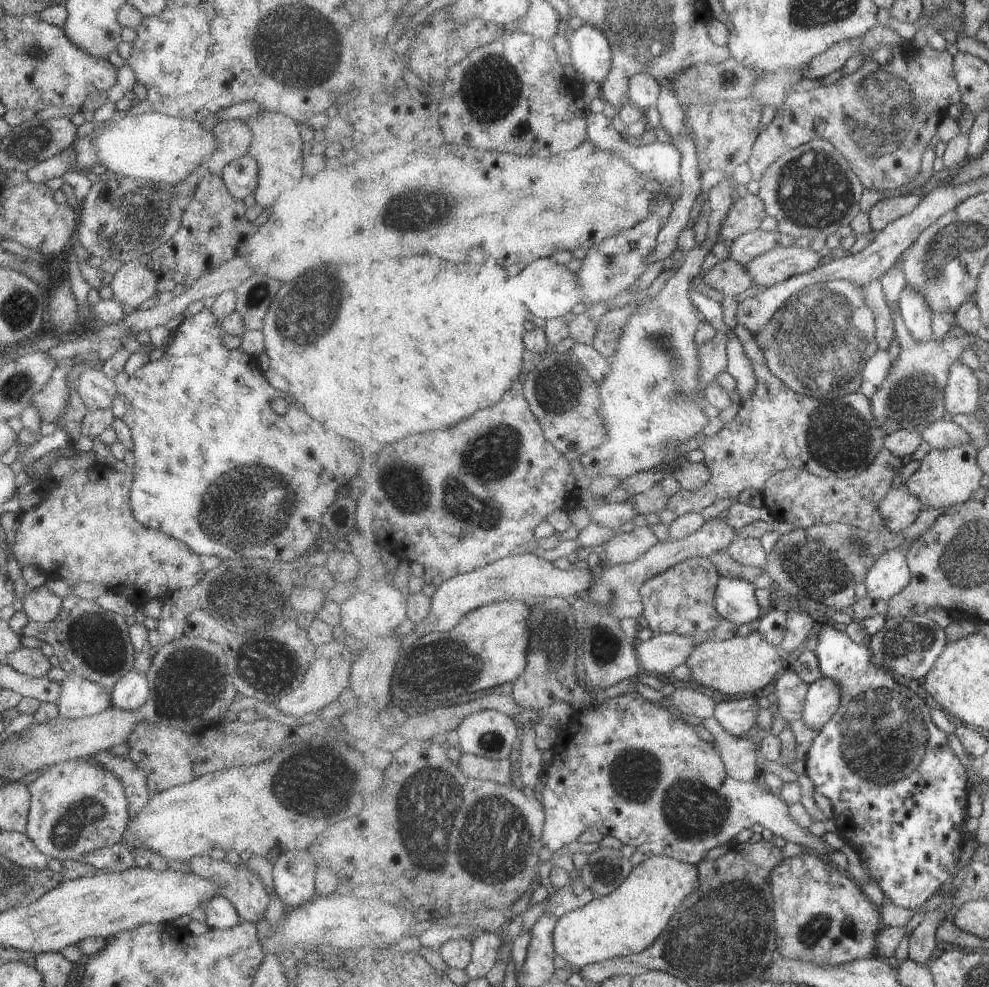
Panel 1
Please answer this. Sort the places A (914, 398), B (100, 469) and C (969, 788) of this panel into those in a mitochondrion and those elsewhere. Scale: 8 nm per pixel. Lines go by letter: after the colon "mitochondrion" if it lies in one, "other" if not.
A: mitochondrion
B: other
C: other

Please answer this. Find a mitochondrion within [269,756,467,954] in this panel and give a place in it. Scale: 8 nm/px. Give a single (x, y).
(288, 789)

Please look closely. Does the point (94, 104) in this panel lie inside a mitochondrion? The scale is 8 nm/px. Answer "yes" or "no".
no

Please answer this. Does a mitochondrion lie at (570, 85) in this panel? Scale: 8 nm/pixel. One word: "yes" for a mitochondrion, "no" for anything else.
no

